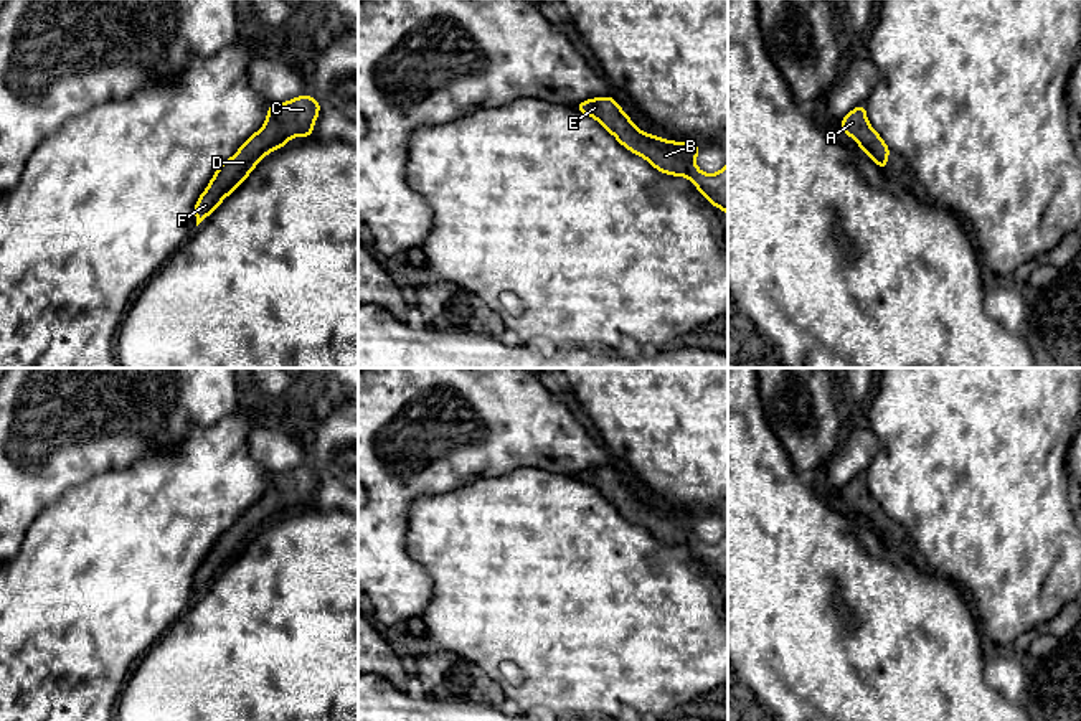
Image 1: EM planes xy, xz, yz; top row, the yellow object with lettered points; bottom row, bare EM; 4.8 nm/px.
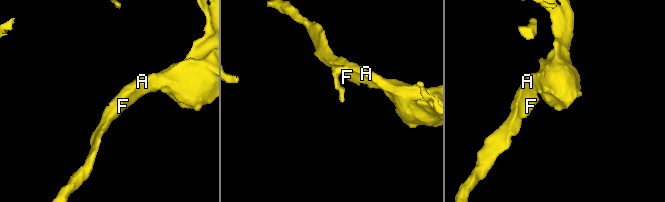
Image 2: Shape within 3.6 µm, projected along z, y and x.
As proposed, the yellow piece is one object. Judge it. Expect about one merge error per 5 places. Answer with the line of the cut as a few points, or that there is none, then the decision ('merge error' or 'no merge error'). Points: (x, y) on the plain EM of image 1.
no cut | no merge error

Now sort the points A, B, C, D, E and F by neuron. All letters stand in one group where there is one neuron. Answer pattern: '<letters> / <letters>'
A B C D E F

